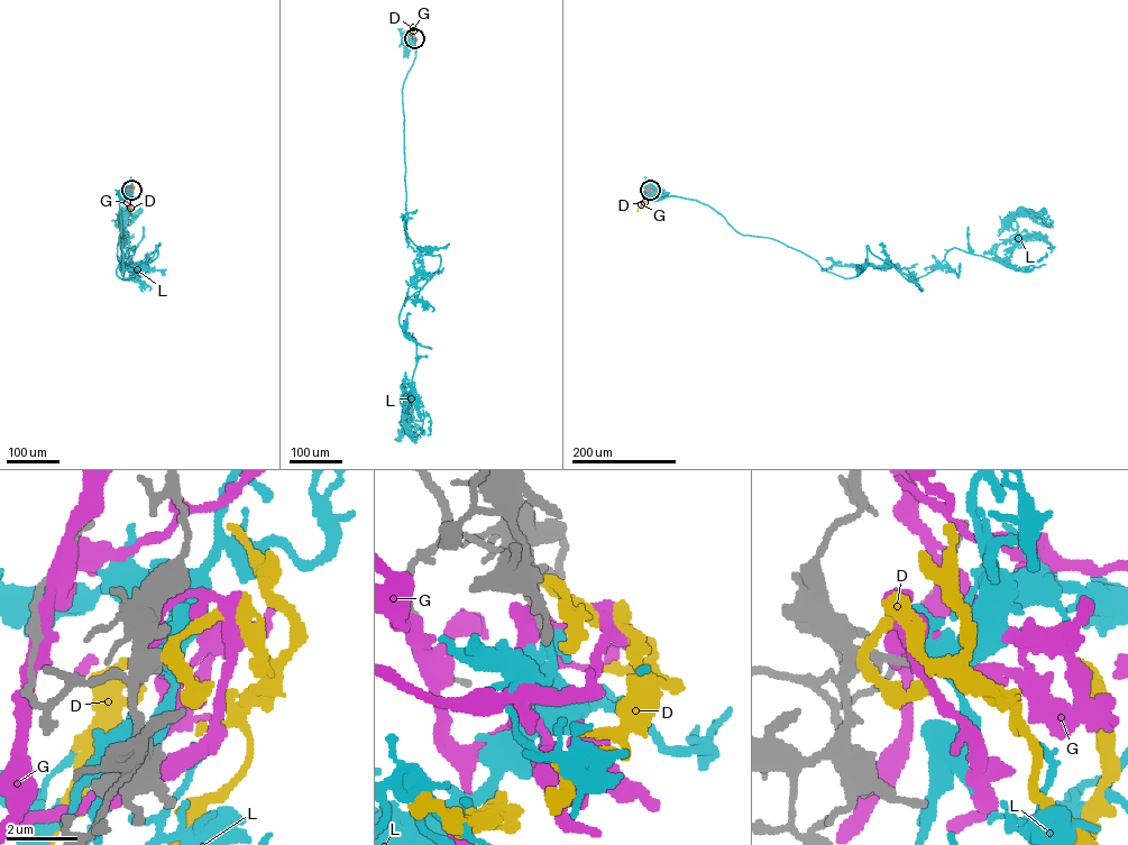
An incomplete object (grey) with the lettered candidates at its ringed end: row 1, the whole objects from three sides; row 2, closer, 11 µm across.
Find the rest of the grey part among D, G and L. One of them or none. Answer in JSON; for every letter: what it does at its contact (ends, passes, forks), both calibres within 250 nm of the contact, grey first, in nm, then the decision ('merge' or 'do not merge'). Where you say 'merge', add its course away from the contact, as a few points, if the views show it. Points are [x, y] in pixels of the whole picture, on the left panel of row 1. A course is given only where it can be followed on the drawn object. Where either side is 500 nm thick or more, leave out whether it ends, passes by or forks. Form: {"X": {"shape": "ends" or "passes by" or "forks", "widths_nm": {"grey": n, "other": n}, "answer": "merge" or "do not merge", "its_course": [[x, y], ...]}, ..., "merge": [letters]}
{"D": {"shape": "passes by", "widths_nm": {"grey": 400, "other": 280}, "answer": "do not merge"}, "G": {"shape": "passes by", "widths_nm": {"grey": 400, "other": 400}, "answer": "do not merge"}, "L": {"shape": "passes by", "widths_nm": {"grey": 240, "other": 140}, "answer": "merge", "its_course": [[131, 190], [119, 202], [122, 276], [157, 255], [122, 279], [134, 247], [119, 262], [119, 237], [140, 210]]}, "merge": ["L"]}

